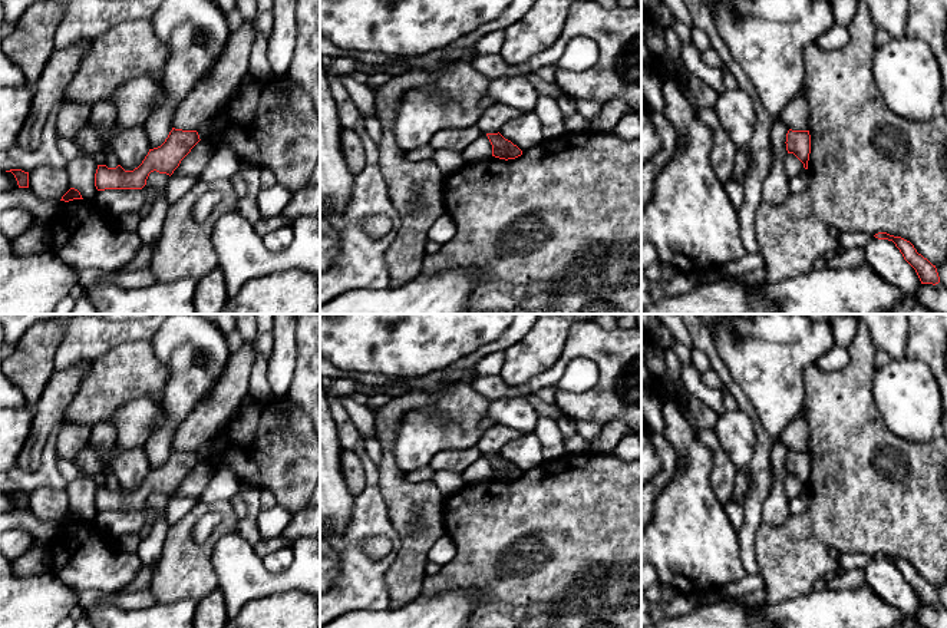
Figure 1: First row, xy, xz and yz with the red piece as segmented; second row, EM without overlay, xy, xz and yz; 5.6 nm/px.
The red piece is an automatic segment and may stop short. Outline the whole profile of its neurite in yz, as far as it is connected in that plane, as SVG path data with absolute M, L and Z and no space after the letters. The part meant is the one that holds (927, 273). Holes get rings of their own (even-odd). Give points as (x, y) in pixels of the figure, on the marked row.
M878 232L874 237L878 239L892 241L903 254L904 260L915 270L921 284L936 285L940 282L936 265L933 265L927 258L918 254L910 241L901 237L890 235L887 232Z

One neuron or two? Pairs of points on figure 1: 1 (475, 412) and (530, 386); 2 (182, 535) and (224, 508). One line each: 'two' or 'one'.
1: two
2: one

